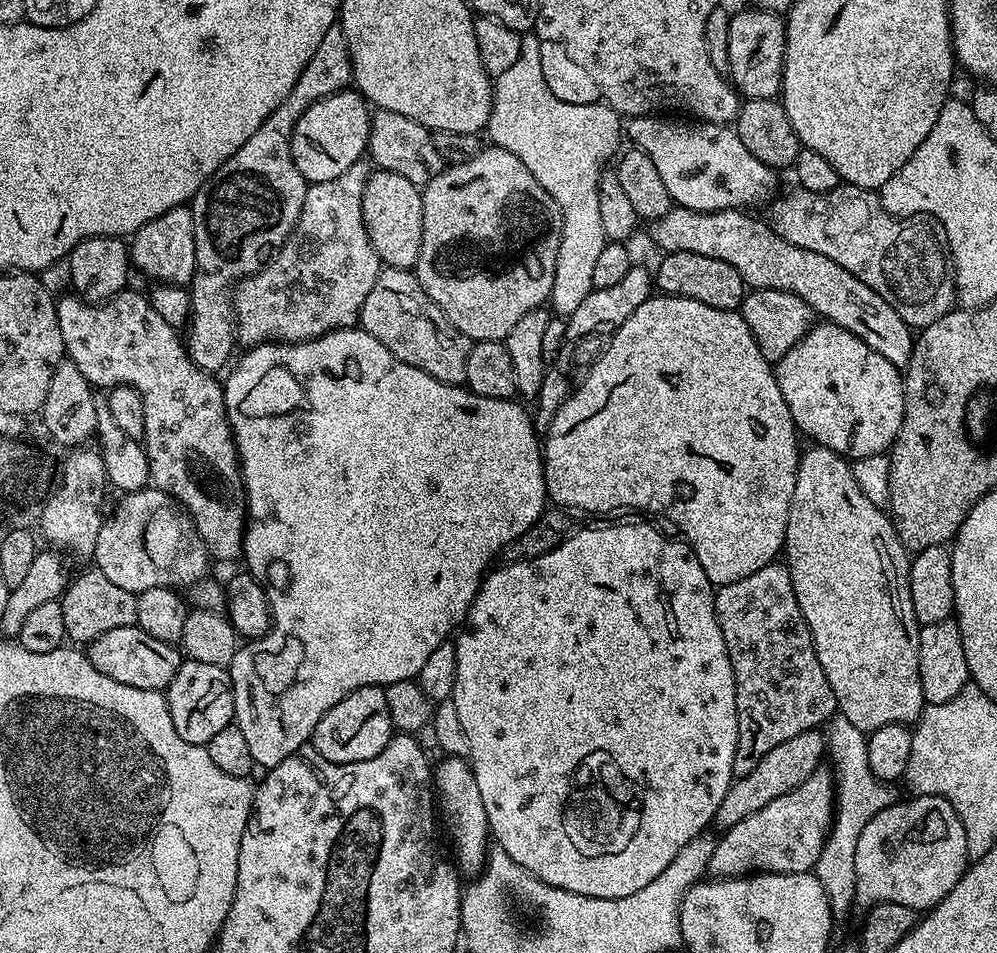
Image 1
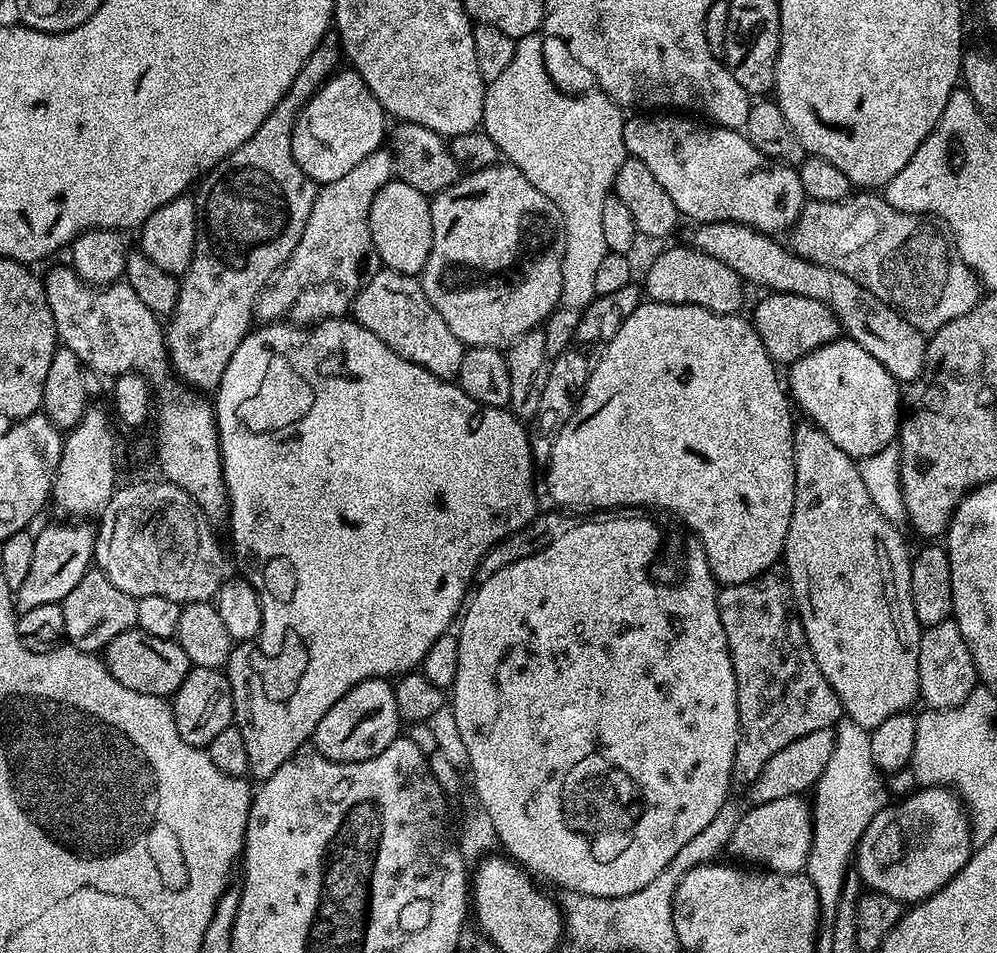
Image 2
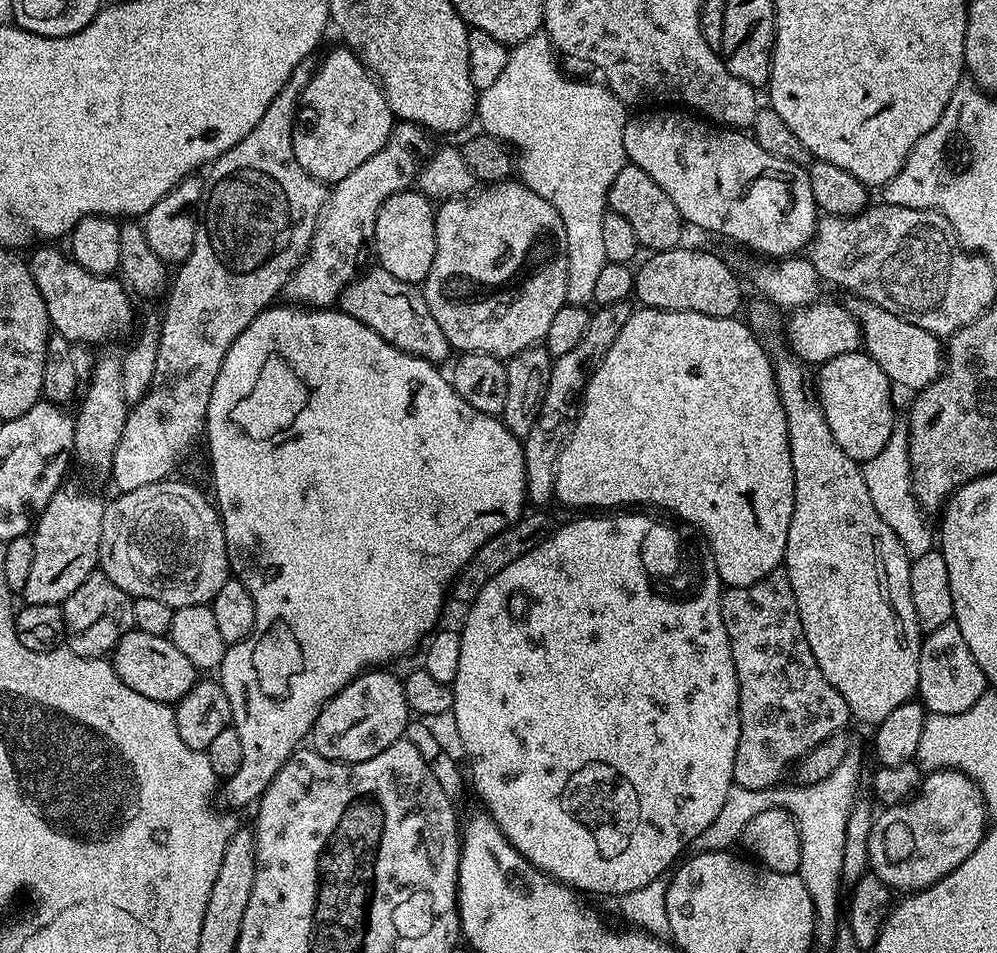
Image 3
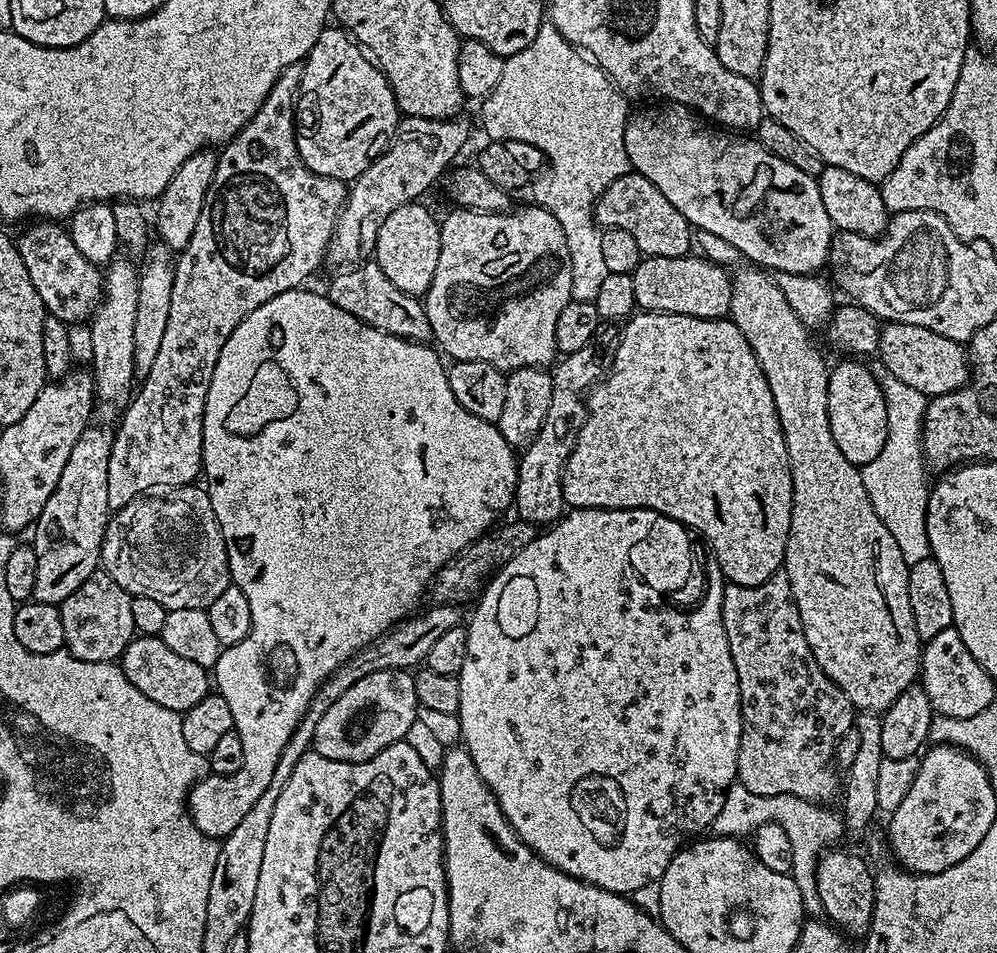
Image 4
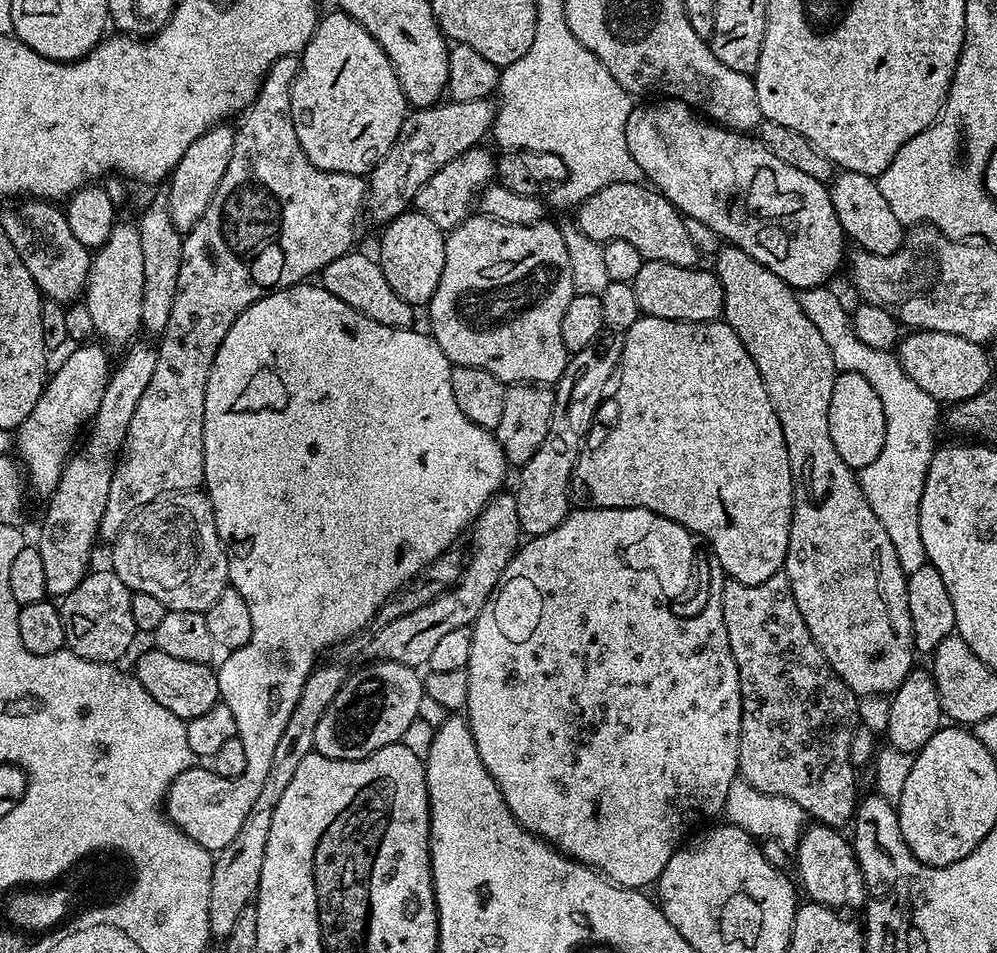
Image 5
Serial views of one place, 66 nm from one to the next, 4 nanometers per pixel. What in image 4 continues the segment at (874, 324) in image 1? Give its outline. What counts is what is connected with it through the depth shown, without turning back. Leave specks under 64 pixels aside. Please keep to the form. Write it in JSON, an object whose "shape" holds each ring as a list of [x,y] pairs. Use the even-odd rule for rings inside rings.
{"shape":[[[885,323],[880,330],[878,360],[894,378],[898,378],[898,382],[906,382],[906,386],[929,398],[958,391],[967,384],[970,375],[965,345],[942,334],[934,334],[934,330],[926,330],[926,326]]]}

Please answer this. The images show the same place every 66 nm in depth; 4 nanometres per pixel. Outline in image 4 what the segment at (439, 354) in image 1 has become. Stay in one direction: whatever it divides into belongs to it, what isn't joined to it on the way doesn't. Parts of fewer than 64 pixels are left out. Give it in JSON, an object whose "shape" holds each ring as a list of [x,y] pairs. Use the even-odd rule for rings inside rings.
{"shape":[[[364,262],[359,266],[348,266],[340,272],[326,287],[326,295],[334,306],[342,306],[346,314],[354,314],[362,323],[374,326],[386,334],[394,334],[403,340],[428,342],[432,340],[430,318],[424,309],[421,297],[406,294],[406,290],[398,290],[386,274],[374,262]]]}

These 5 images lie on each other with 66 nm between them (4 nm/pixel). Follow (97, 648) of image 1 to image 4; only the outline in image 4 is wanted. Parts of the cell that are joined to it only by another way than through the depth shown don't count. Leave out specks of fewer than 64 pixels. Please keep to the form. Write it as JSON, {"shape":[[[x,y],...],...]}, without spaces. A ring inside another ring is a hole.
{"shape":[[[137,635],[126,646],[118,663],[126,678],[130,678],[130,682],[150,698],[150,702],[158,702],[158,706],[166,706],[166,710],[186,713],[210,695],[209,669],[198,666],[198,662],[178,658],[178,654],[174,654],[174,650],[170,650],[159,636]]]}

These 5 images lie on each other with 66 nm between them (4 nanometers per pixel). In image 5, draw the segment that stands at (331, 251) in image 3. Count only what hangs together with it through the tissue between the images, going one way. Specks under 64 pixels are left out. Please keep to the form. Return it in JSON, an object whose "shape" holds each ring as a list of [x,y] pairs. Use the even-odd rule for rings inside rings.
{"shape":[[[491,99],[487,100],[475,100],[474,102],[458,102],[457,100],[451,102],[441,102],[432,105],[431,108],[422,108],[419,110],[409,111],[408,115],[405,116],[402,122],[402,130],[398,134],[398,138],[392,143],[392,148],[376,163],[376,167],[372,169],[370,175],[366,180],[366,200],[370,205],[370,212],[372,208],[372,216],[377,220],[380,226],[388,223],[395,216],[400,216],[403,212],[409,211],[410,205],[415,201],[418,190],[422,190],[422,186],[426,186],[426,182],[430,182],[430,178],[434,178],[434,174],[438,174],[438,170],[442,170],[442,166],[446,166],[446,162],[450,162],[454,158],[458,158],[466,150],[477,147],[481,143],[480,140],[485,135],[486,137],[491,133],[492,123],[496,120],[496,104]]]}

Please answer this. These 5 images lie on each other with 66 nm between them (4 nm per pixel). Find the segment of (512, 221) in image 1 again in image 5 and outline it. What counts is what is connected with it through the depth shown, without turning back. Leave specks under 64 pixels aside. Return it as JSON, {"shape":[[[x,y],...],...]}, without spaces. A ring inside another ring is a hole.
{"shape":[[[473,214],[445,235],[446,266],[442,266],[438,290],[434,290],[426,312],[432,319],[430,335],[453,365],[486,370],[486,374],[494,374],[505,386],[552,386],[562,378],[570,359],[562,342],[562,318],[576,291],[563,231],[548,223],[518,226]]]}

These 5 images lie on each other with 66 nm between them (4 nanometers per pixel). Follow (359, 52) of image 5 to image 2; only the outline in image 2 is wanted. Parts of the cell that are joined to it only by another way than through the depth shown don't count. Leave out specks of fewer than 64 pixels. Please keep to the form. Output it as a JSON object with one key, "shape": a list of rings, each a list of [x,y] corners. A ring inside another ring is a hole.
{"shape":[[[337,70],[298,114],[292,131],[294,162],[298,162],[301,170],[317,185],[334,182],[342,178],[342,174],[350,174],[362,158],[381,151],[383,144],[380,143],[386,140],[384,120],[384,108],[378,98],[370,94],[360,75],[351,70]]]}

